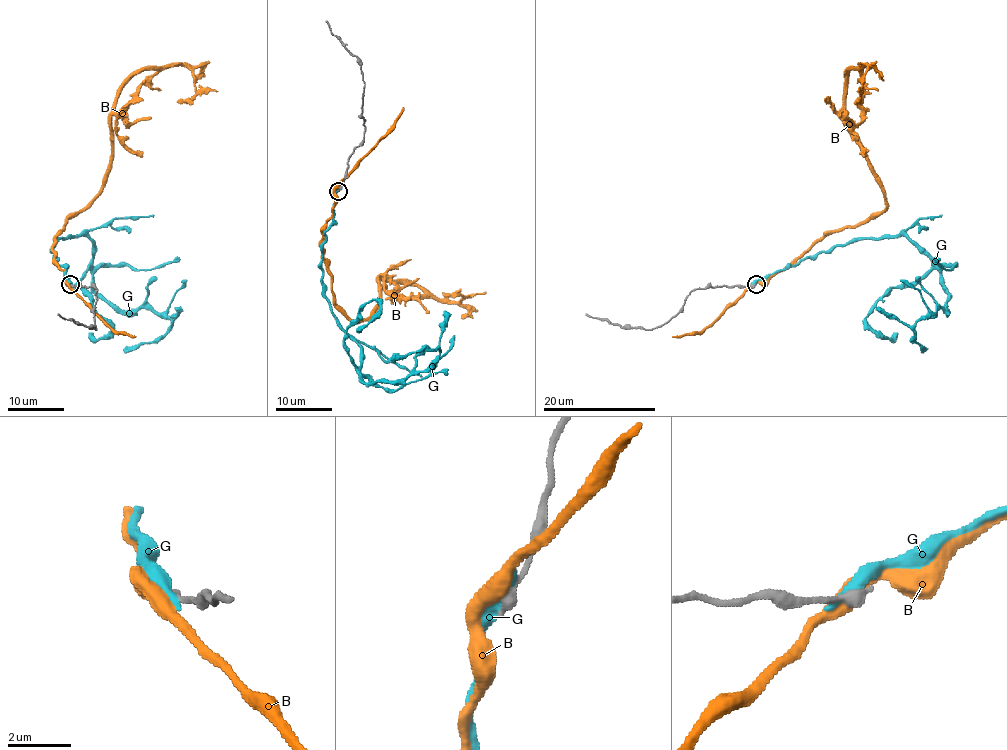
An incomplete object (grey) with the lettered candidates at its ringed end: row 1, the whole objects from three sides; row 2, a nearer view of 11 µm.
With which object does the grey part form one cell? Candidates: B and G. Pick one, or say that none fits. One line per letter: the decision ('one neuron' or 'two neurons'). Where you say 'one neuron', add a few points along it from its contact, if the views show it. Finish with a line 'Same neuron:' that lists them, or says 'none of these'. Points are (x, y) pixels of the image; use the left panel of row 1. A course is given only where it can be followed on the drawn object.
B: two neurons
G: two neurons
Same neuron: none of these

